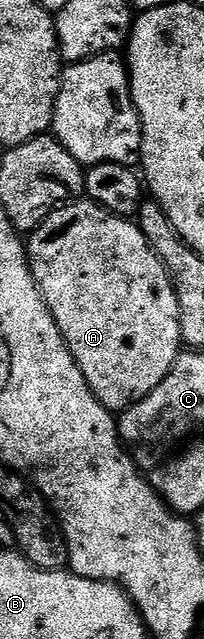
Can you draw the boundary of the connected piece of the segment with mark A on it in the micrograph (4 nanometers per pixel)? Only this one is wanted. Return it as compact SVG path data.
M84 197L79 201L66 203L54 213L50 213L46 217L46 221L42 221L40 226L27 236L26 250L34 281L40 286L42 297L58 325L58 329L62 333L78 369L82 369L82 377L86 377L94 397L98 397L100 404L113 413L123 413L138 401L142 401L150 393L154 393L154 389L158 389L158 385L162 385L162 381L166 381L174 361L182 353L180 310L178 309L178 297L172 284L172 278L168 276L168 270L164 267L164 262L154 253L154 249L148 243L148 238L142 234L139 226L131 218L110 213L104 207L100 207L93 203L91 199Z

